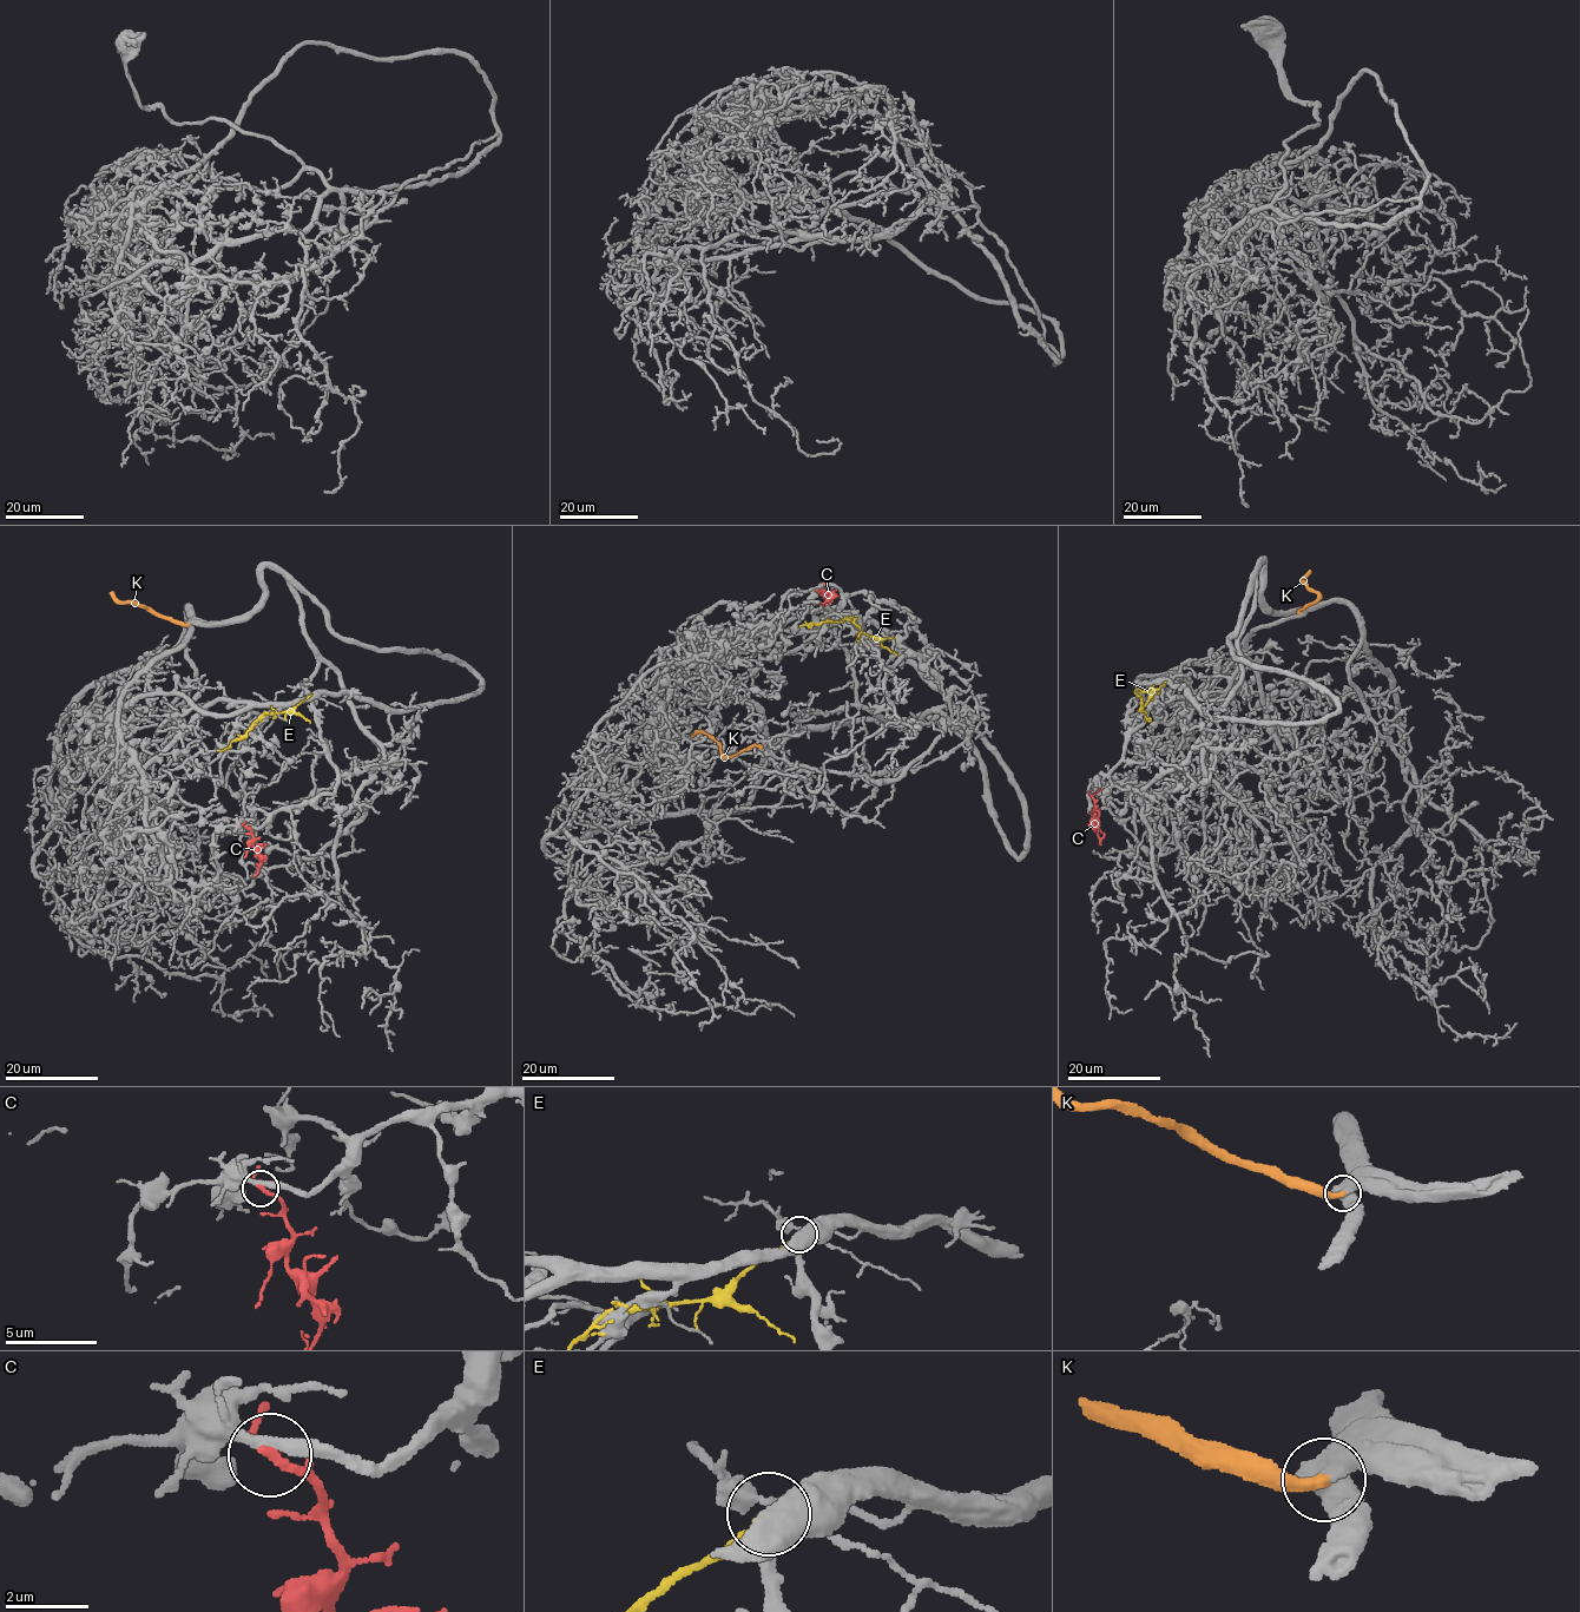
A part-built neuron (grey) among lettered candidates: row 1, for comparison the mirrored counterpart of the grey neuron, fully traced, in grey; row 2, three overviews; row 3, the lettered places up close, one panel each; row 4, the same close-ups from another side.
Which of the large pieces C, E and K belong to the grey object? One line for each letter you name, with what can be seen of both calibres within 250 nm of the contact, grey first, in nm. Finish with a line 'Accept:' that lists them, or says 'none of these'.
K: 600/400 nm
Accept: K

